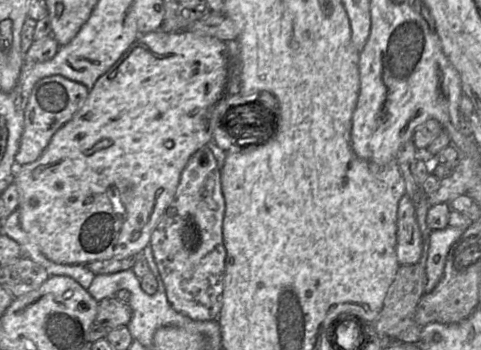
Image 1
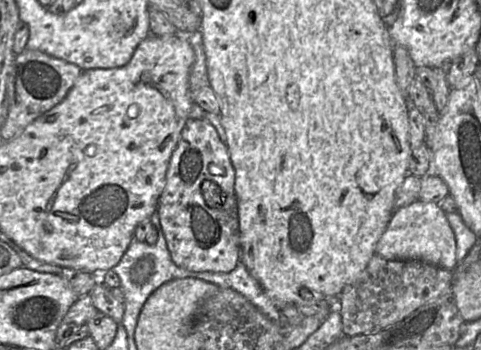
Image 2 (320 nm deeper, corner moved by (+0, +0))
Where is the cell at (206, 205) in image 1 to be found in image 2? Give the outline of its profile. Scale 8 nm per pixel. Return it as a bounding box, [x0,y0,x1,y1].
[156,119,240,273]

